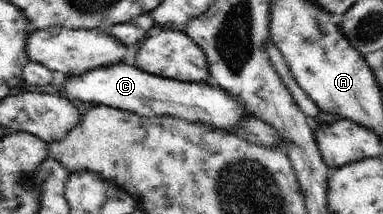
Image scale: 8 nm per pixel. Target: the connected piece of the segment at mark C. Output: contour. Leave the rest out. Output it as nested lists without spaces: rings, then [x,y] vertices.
[[[123,62],[115,66],[95,68],[83,76],[58,76],[57,81],[63,84],[65,96],[72,102],[80,100],[92,105],[107,104],[145,118],[173,116],[187,122],[201,122],[225,132],[235,133],[239,130],[239,120],[251,115],[219,86],[211,86],[206,82],[166,79]]]

